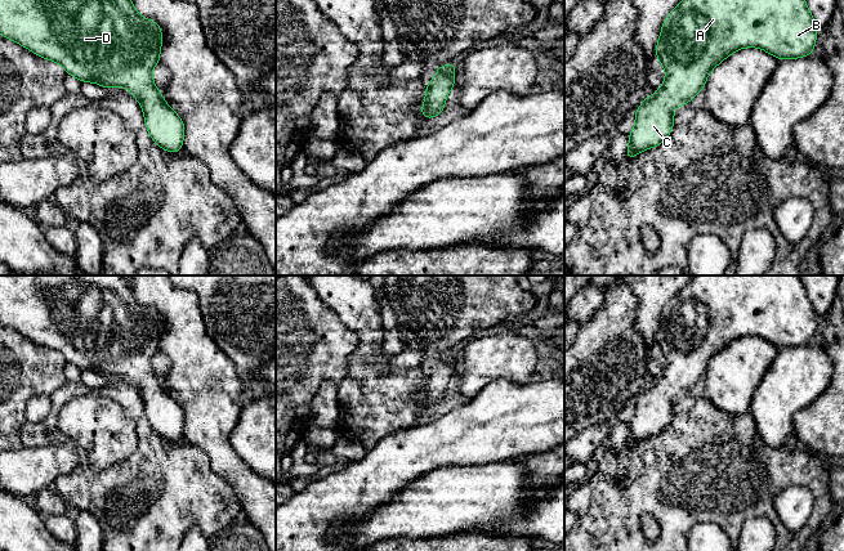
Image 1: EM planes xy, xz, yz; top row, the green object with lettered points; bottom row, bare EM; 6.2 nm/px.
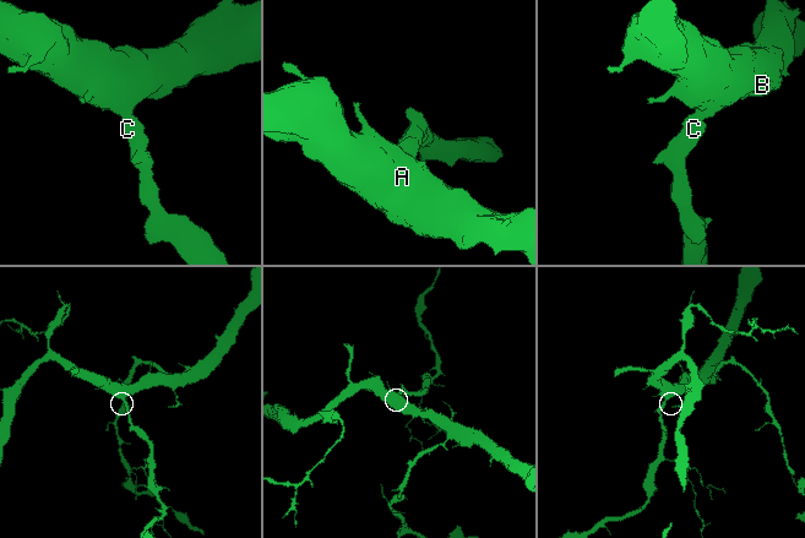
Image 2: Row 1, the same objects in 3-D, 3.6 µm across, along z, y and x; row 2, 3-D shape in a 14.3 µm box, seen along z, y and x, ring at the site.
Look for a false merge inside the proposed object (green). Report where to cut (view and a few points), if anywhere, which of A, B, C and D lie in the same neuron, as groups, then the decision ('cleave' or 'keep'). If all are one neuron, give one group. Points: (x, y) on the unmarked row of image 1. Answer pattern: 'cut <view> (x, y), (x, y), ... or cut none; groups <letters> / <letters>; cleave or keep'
cut none; groups A B C D; keep

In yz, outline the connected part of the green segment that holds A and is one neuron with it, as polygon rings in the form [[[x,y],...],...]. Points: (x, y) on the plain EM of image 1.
[[[692,276],[662,312],[656,346],[666,366],[661,377],[637,397],[625,445],[634,447],[648,436],[658,435],[673,420],[674,398],[702,380],[709,362],[732,341],[760,336],[778,349],[810,344],[817,317],[801,276]]]

